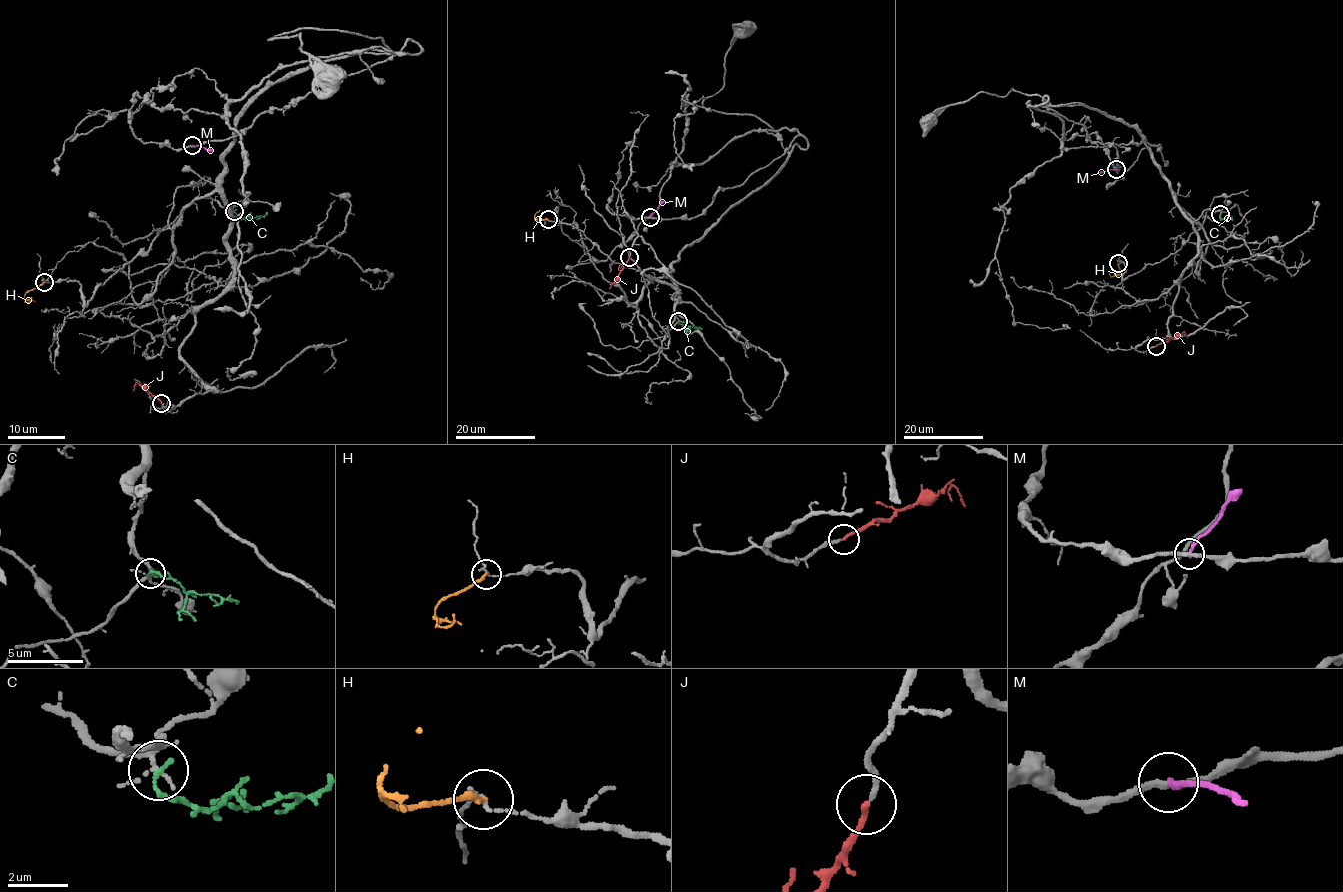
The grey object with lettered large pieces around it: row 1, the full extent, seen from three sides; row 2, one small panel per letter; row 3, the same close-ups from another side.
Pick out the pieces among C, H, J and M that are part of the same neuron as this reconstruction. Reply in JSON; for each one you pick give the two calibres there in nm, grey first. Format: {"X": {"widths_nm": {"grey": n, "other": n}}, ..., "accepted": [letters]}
{"J": {"widths_nm": {"grey": 190, "other": 200}}, "accepted": ["J"]}

